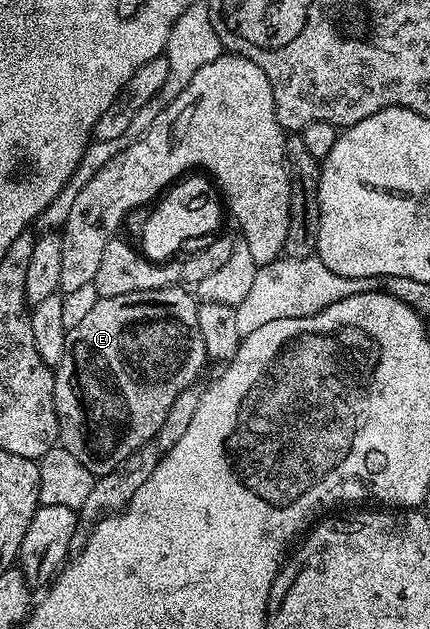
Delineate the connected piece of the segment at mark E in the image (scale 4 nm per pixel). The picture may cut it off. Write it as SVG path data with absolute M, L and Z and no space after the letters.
M176 285L98 298L95 308L91 308L79 324L65 331L62 358L53 375L59 445L95 476L119 469L137 450L150 445L159 428L163 428L175 396L190 389L207 365L203 336L199 336L197 323L198 299L188 289L181 289L185 288Z

